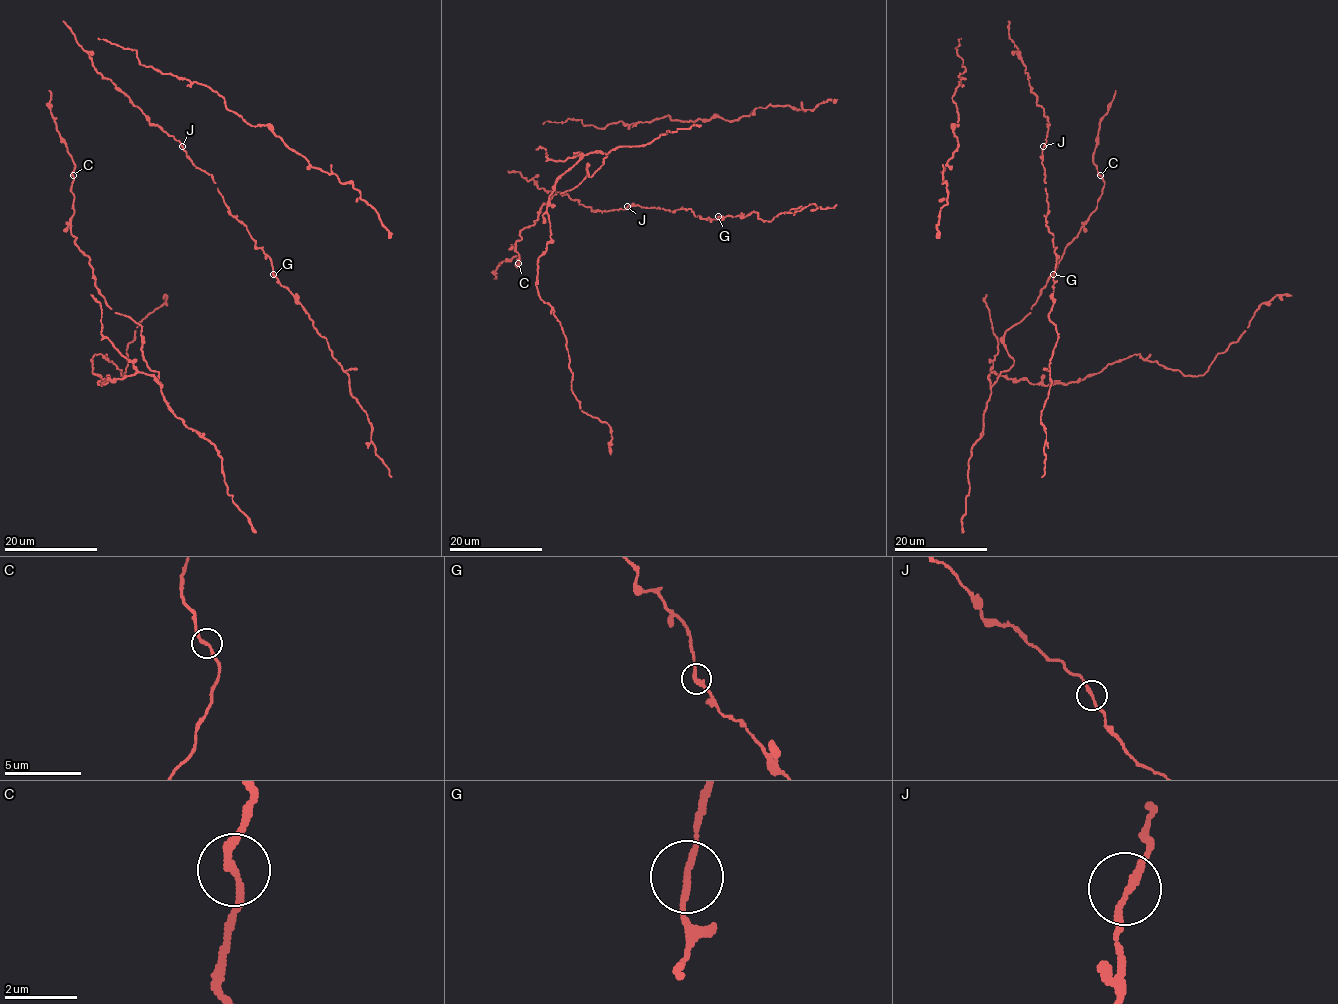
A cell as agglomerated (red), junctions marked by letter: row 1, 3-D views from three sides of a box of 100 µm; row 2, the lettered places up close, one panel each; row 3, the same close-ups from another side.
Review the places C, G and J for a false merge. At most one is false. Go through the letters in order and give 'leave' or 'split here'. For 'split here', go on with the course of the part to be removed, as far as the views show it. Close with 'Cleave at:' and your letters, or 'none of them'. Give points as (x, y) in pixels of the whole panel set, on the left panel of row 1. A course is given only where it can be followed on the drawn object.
C: leave
G: leave
J: leave
Cleave at: none of them

